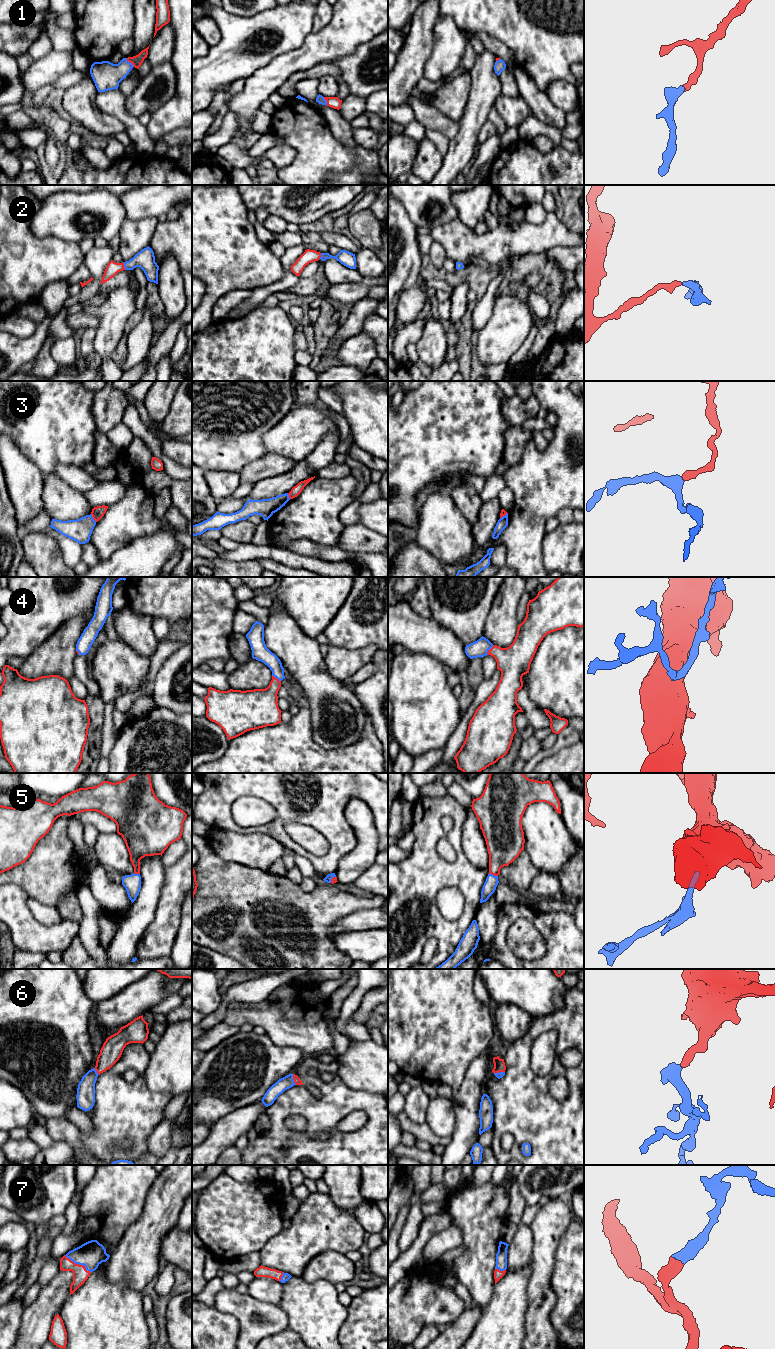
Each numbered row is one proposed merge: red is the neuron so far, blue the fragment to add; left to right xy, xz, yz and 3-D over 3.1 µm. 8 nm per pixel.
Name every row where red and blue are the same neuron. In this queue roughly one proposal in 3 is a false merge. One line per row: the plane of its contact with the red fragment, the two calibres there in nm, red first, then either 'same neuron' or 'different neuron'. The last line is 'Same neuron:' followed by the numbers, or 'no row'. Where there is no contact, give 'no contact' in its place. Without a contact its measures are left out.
1: meets red in xy; 90 nm thick on the red side, 220 nm on the other; same neuron
2: meets red in xy; 100 nm thick on the red side, 160 nm on the other; same neuron
3: meets red in xy; 100 nm thick on the red side, 190 nm on the other; different neuron
4: meets red in yz; 260 nm thick on the red side, 140 nm on the other; same neuron
5: meets red in yz; 280 nm thick on the red side, 110 nm on the other; same neuron
6: meets red in xz; 50 nm thick on the red side, 100 nm on the other; same neuron
7: meets red in xy; 120 nm thick on the red side, 200 nm on the other; same neuron
Same neuron: 1, 2, 4, 5, 6, 7

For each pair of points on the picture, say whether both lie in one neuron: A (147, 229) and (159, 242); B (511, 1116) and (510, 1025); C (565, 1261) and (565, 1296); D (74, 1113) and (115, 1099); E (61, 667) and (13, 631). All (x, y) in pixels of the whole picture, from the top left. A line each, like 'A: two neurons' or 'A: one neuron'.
A: two neurons
B: two neurons
C: one neuron
D: two neurons
E: two neurons

